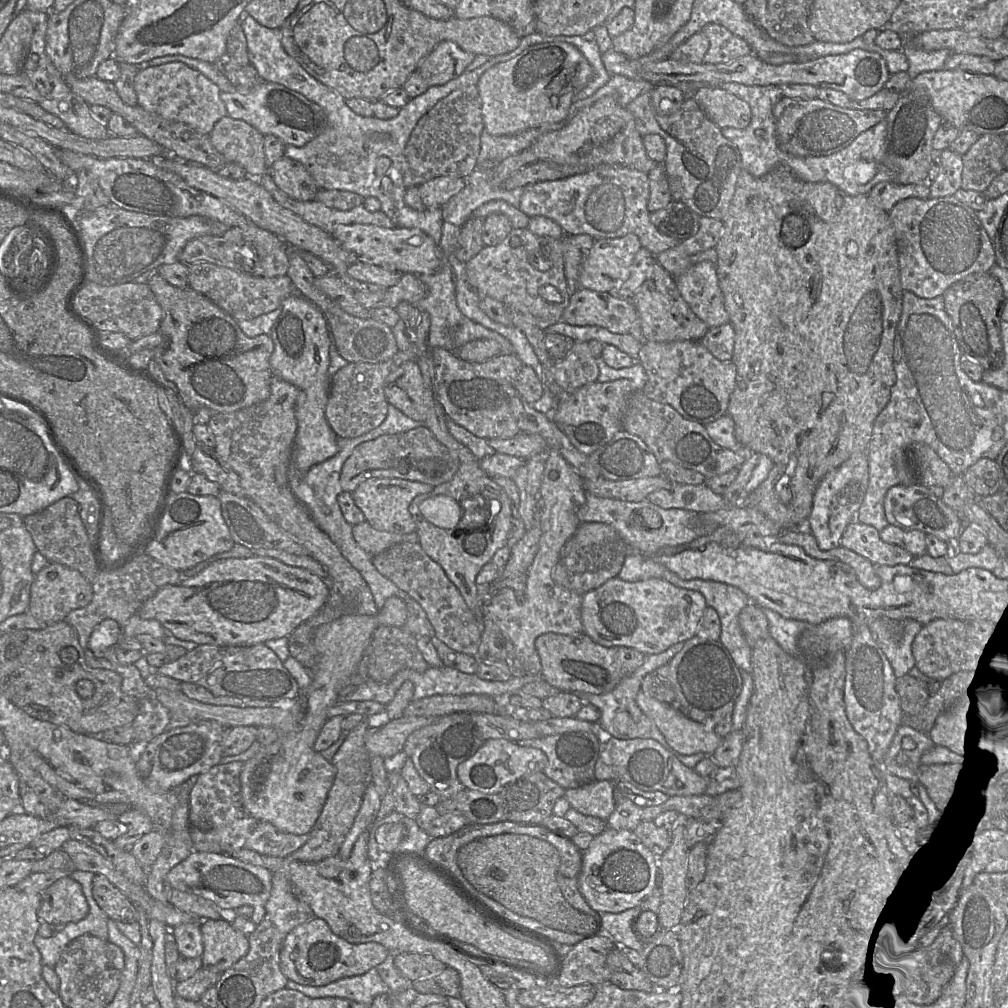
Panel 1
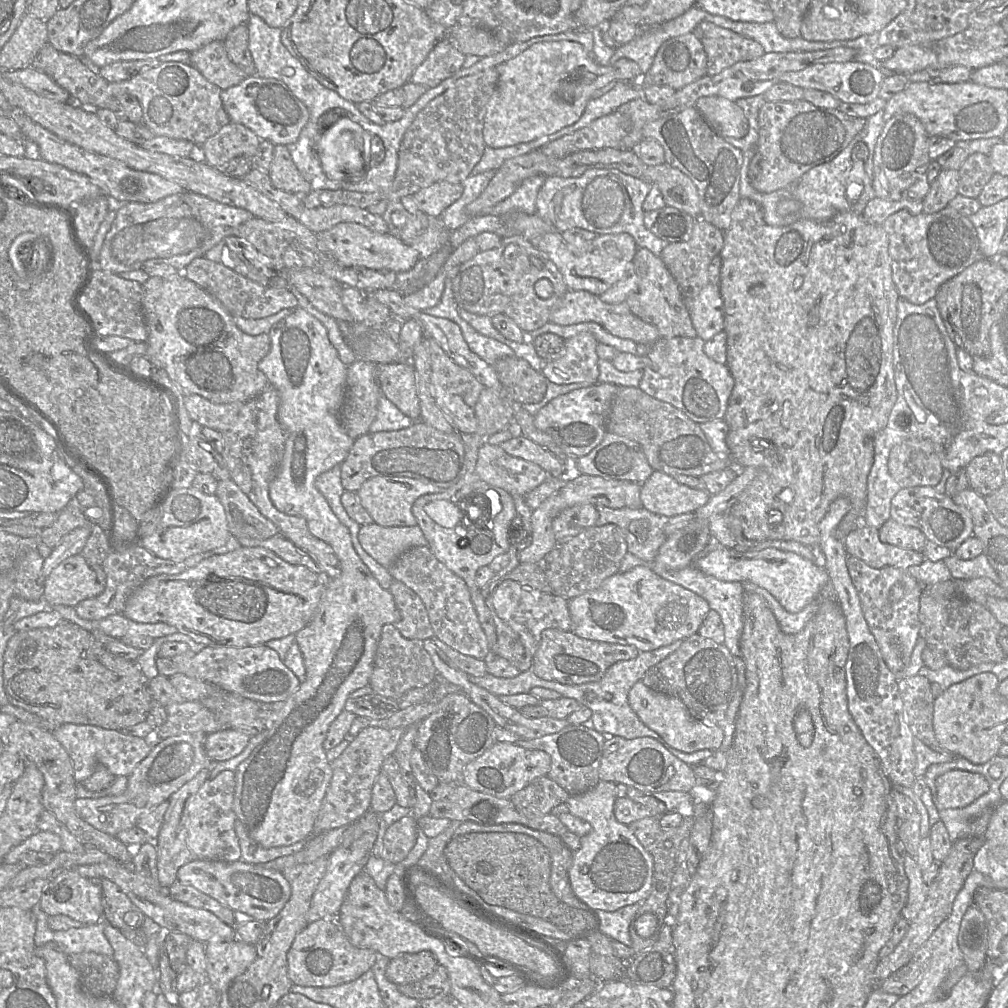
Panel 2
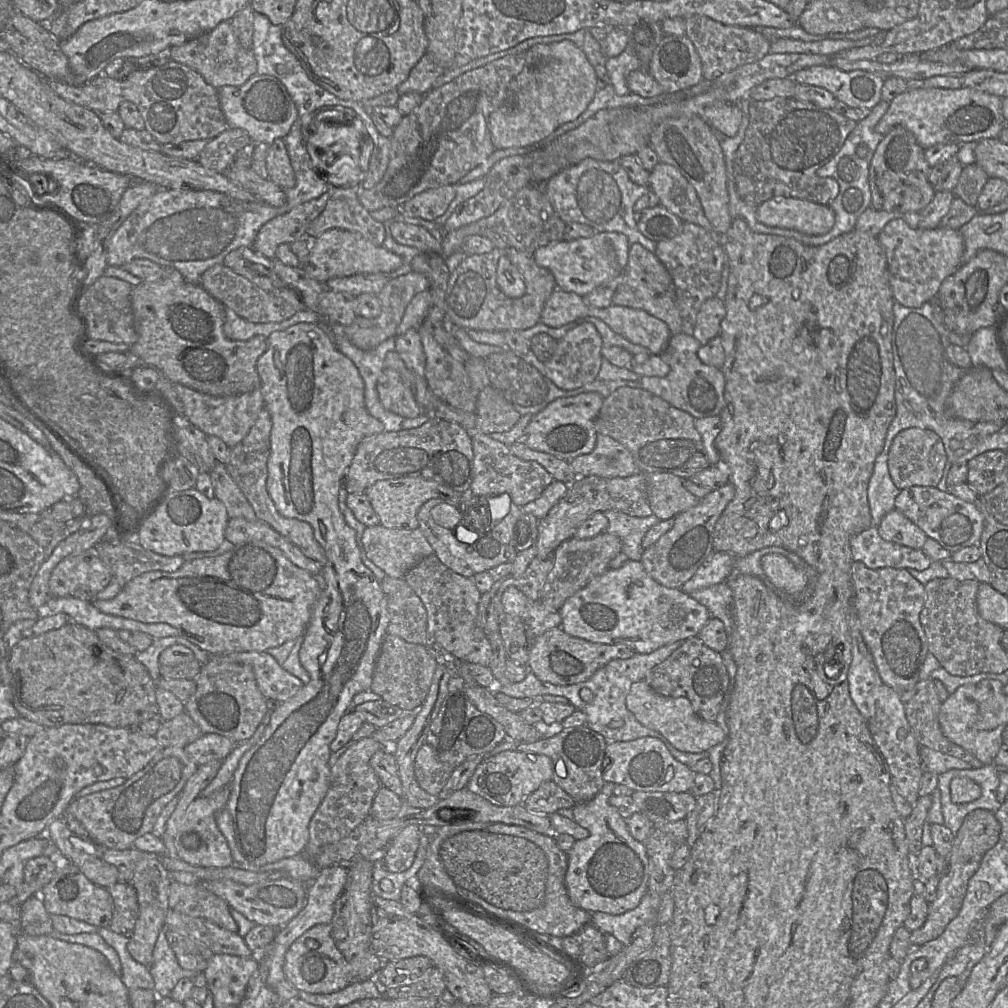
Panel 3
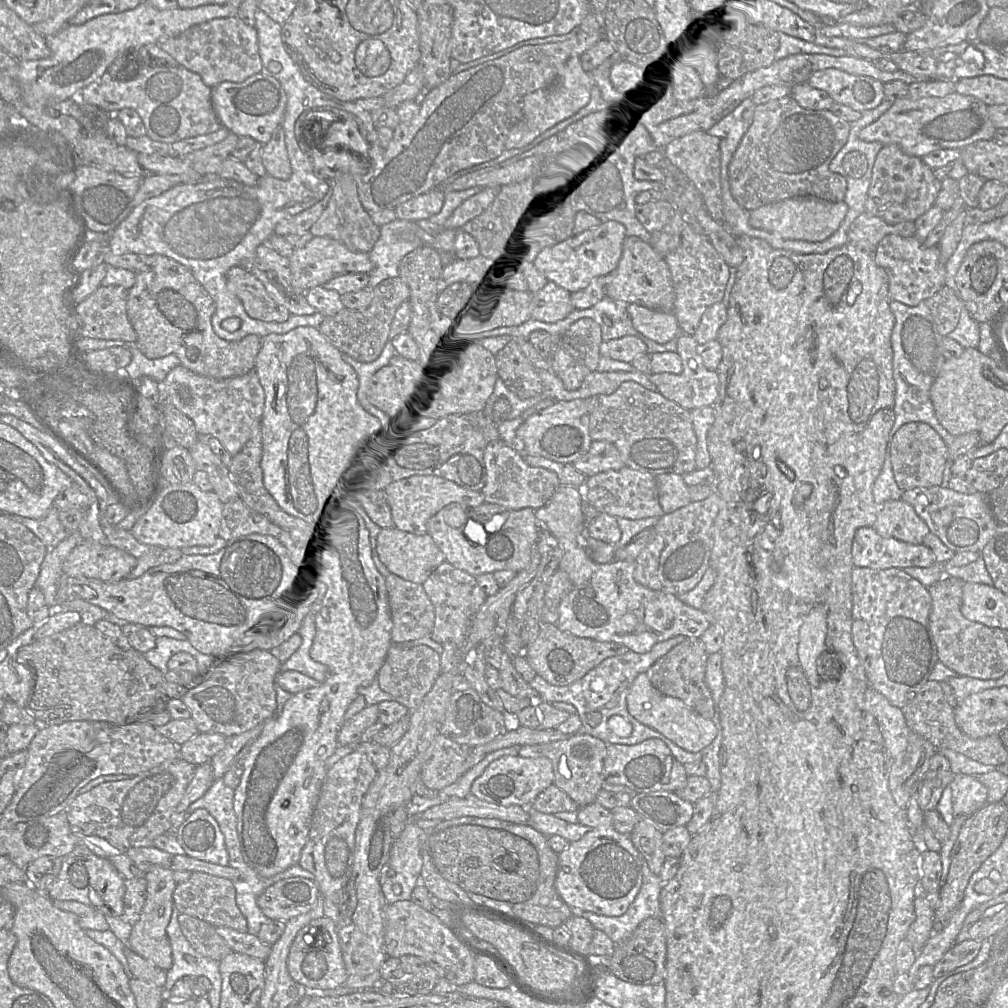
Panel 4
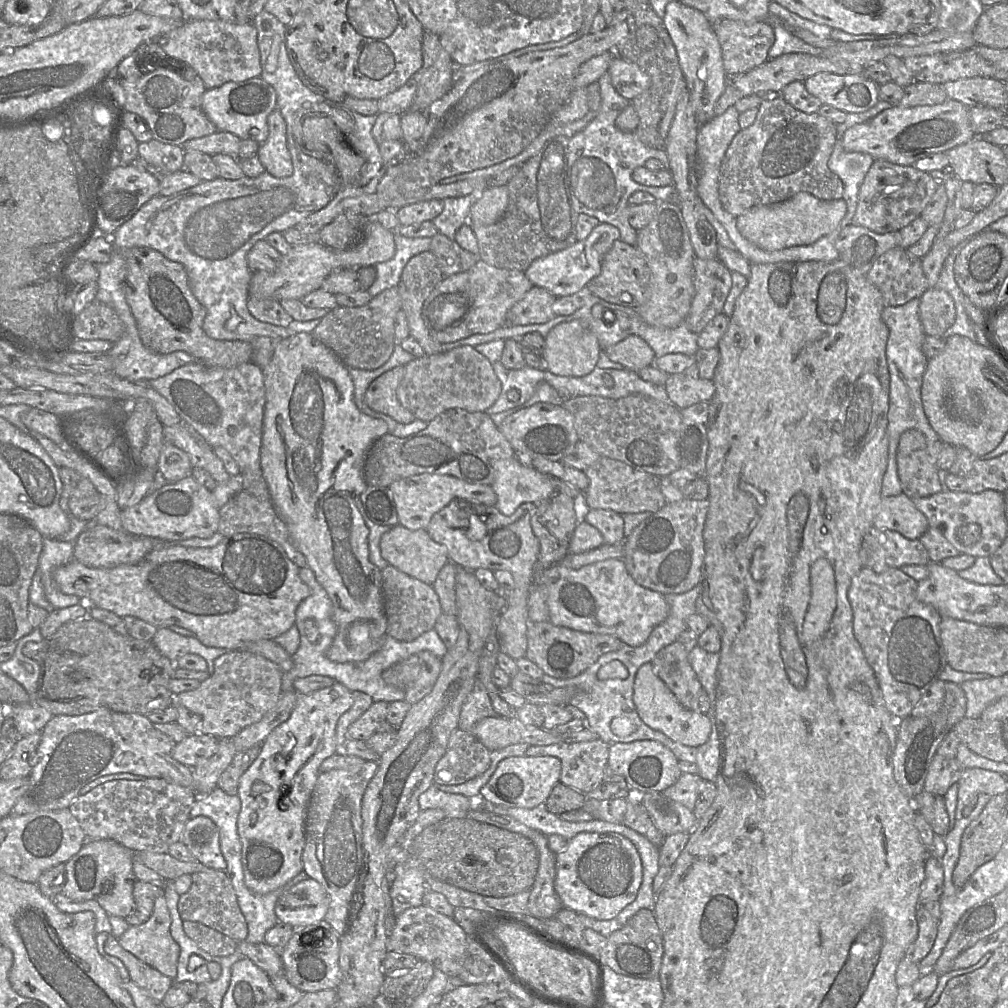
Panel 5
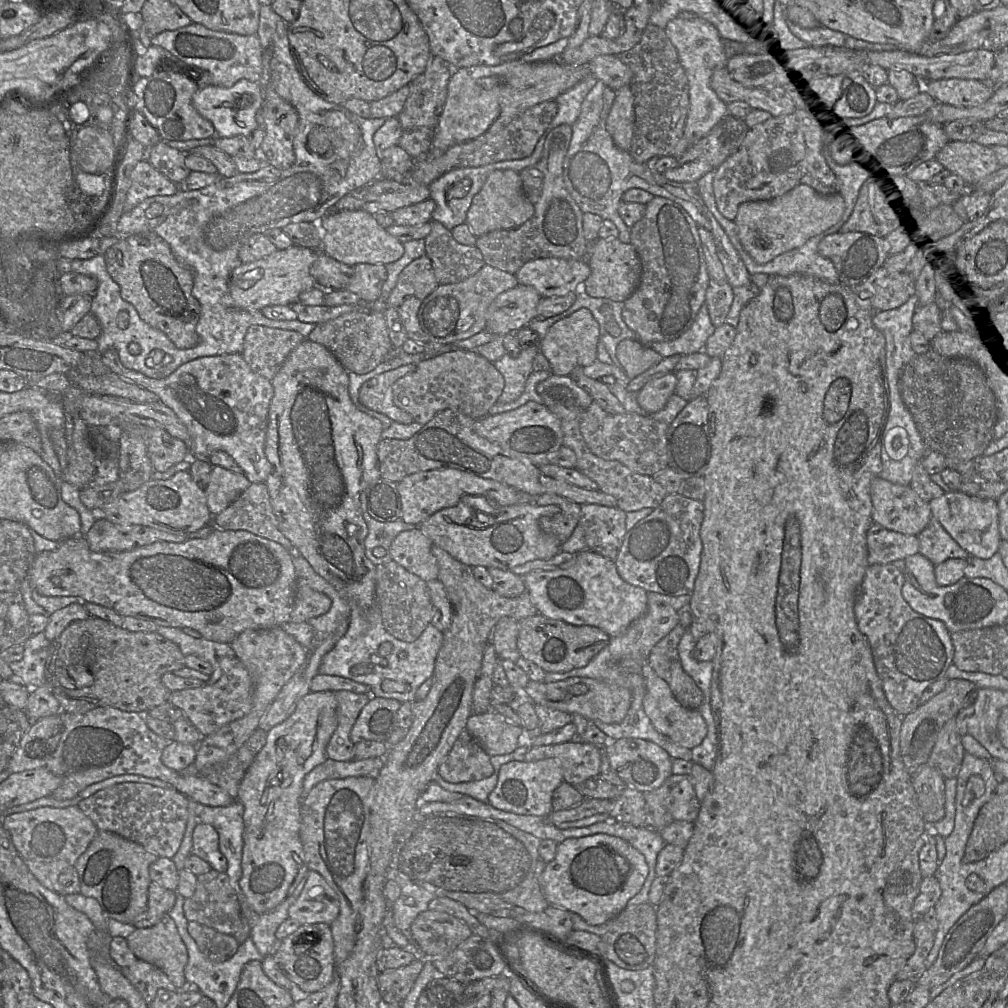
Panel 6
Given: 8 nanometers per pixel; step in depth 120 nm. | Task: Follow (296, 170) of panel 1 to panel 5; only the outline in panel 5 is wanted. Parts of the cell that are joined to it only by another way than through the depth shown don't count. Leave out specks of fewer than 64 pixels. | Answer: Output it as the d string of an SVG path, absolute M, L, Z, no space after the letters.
M276 108L267 117L268 138L259 145L257 156L265 171L276 178L293 174L291 155L287 147L286 122Z

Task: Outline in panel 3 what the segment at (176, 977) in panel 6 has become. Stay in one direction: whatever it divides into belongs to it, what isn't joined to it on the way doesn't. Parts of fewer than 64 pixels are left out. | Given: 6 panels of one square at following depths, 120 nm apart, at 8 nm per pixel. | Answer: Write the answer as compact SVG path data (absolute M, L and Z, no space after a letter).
M159 856L139 860L130 881L138 897L139 918L130 937L128 950L133 959L146 966L150 966L153 961L153 950L157 938L165 927L166 915L170 910L169 887L171 882L171 874L161 863Z

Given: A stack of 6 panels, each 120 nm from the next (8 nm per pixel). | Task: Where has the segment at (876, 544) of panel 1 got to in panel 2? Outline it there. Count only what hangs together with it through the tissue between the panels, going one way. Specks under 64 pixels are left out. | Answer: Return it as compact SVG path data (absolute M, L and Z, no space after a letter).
M864 523L852 530L843 542L848 555L858 557L873 568L892 566L907 569L925 560L923 552L881 542L879 529Z

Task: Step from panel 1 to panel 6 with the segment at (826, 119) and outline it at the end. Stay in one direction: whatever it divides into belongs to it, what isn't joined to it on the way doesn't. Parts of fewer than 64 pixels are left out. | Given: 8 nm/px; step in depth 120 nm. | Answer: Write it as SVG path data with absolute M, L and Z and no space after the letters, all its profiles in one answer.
M798 112L769 117L748 130L739 149L715 170L713 191L720 213L734 220L741 203L771 200L801 184L822 195L837 194L838 182L823 161L823 135L822 125L809 114Z

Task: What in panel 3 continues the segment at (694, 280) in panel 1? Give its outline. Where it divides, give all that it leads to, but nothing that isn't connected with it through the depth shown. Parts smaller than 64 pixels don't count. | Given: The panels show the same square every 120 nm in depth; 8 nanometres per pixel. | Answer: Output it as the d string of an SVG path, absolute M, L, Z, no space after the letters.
M717 296L707 299L701 305L692 334L701 345L720 334L720 324L726 315L724 301Z

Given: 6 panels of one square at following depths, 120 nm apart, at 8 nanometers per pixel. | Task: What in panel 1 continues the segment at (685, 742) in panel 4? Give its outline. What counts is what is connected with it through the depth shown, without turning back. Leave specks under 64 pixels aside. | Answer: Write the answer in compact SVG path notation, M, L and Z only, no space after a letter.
M640 690L636 697L640 709L656 724L667 743L683 755L711 755L723 738L702 724L686 717L675 706L658 701Z

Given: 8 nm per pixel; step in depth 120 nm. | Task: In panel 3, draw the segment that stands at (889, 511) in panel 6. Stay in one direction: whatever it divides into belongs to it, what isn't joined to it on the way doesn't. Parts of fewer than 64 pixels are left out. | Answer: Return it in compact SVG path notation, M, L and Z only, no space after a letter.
M895 508L882 518L877 528L884 540L912 549L922 549L928 539L923 530Z

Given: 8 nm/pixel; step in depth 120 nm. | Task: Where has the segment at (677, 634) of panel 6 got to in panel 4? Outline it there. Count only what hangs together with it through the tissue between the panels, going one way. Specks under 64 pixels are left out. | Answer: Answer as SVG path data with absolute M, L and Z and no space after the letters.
M686 637L657 659L646 673L652 685L661 693L681 699L702 717L712 719L715 714L714 701L705 681L707 658L708 653L703 641L700 638Z

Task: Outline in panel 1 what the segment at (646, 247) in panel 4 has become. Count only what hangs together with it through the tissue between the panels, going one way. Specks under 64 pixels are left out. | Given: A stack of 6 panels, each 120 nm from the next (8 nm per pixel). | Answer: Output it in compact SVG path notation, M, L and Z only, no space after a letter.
M657 261L632 298L641 319L645 341L672 342L681 340L700 341L709 327L699 319L681 296L674 277Z

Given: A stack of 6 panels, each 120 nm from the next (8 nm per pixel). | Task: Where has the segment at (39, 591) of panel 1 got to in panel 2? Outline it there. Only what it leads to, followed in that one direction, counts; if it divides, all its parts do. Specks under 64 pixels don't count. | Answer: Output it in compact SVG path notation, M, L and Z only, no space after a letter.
M78 553L52 569L44 580L42 596L49 608L57 605L75 607L79 602L101 594L105 582L102 565L91 564Z

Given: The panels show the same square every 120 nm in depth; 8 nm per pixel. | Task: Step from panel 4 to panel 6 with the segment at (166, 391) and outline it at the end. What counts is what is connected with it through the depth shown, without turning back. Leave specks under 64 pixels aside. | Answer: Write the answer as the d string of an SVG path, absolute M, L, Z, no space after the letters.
M115 349L106 350L102 354L102 361L111 372L155 393L175 412L191 436L191 451L195 459L207 460L213 452L225 451L242 468L250 483L265 483L271 471L271 465L265 455L265 441L274 388L271 381L250 368L242 353L200 357L180 365L172 374L160 379L150 378L124 367Z

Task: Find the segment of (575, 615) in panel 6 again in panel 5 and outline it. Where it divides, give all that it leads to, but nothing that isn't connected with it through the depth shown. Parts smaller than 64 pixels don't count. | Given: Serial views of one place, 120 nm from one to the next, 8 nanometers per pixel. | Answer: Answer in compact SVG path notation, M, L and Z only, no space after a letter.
M610 558L579 569L571 569L562 563L556 563L547 569L538 570L535 584L545 584L548 588L547 606L549 621L552 624L581 632L608 634L632 647L645 643L652 630L663 622L669 613L669 605L664 595L635 583L623 559Z

